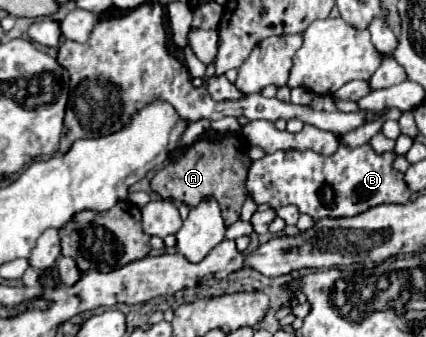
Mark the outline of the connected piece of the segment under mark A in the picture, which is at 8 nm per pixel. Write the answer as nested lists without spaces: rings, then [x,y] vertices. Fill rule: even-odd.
[[[226,137],[220,143],[214,143],[210,139],[200,139],[186,149],[182,159],[158,171],[150,181],[150,185],[162,199],[174,199],[178,203],[186,203],[188,207],[196,207],[202,199],[214,197],[222,209],[226,227],[230,227],[240,219],[242,205],[248,199],[246,177],[250,163],[252,161],[248,157],[248,143],[242,137],[240,143],[234,137]]]

